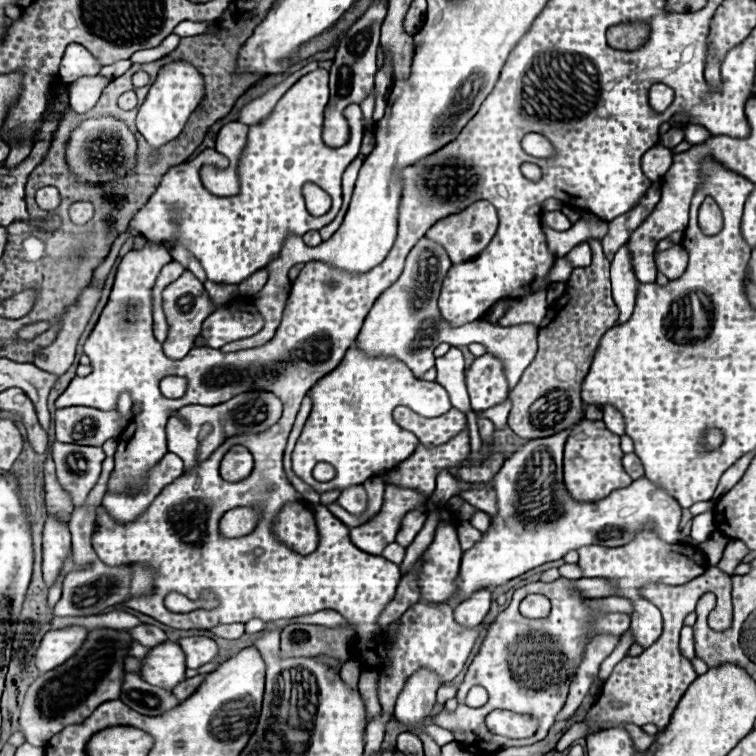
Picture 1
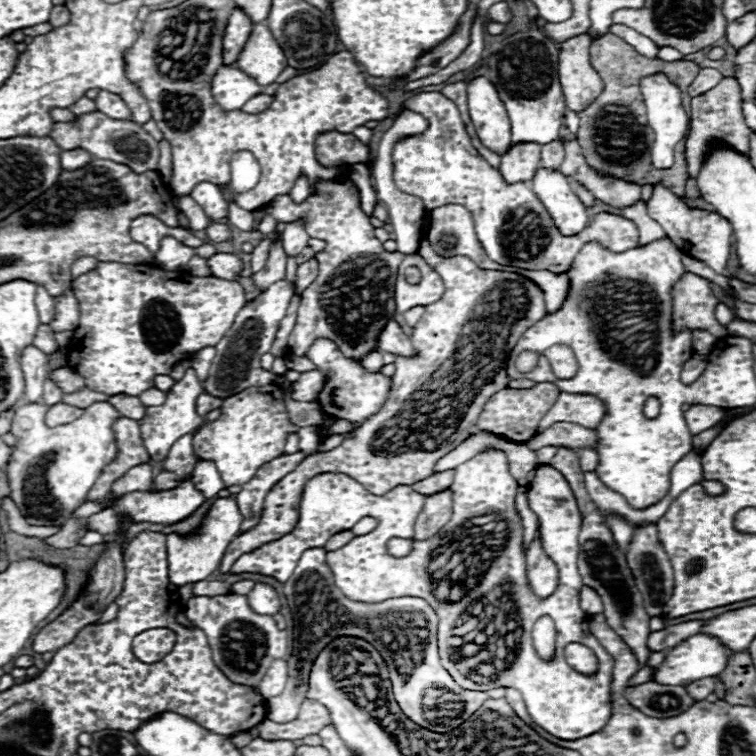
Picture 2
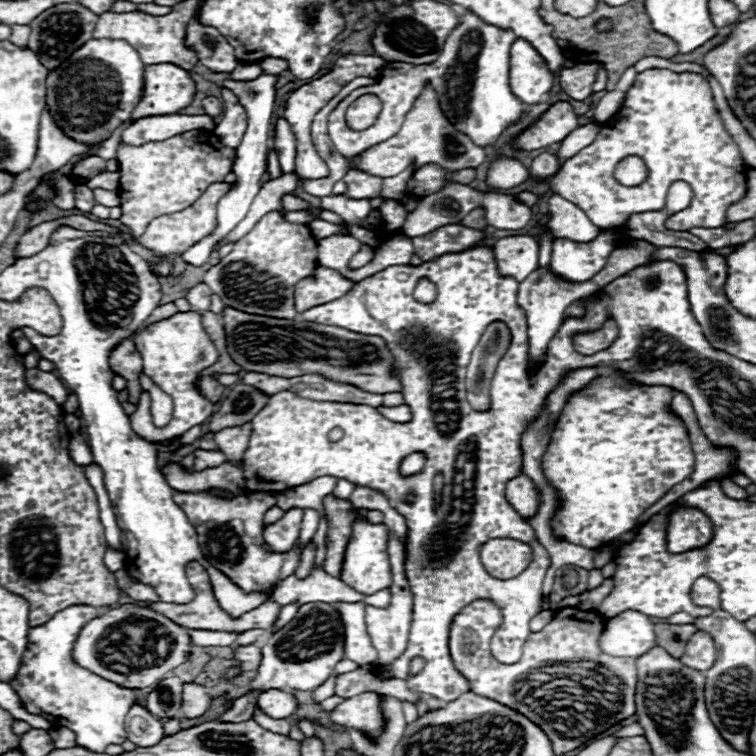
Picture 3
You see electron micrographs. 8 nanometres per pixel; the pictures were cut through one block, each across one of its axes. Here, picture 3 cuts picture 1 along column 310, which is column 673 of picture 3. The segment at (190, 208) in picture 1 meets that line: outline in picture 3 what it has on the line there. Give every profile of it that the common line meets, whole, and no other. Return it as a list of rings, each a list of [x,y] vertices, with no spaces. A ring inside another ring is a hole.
[[[656,68],[656,70],[646,70],[636,76],[634,84],[630,86],[630,90],[620,106],[620,112],[614,114],[612,120],[608,120],[600,128],[600,134],[596,136],[594,144],[586,146],[582,152],[578,152],[565,162],[560,171],[550,179],[549,186],[554,194],[562,196],[582,208],[586,212],[586,216],[598,228],[610,230],[610,228],[622,228],[626,222],[626,216],[630,216],[634,212],[662,210],[664,202],[666,202],[668,188],[676,180],[688,182],[692,186],[694,196],[692,196],[692,204],[686,210],[682,210],[666,220],[666,228],[676,230],[676,232],[684,232],[690,228],[720,228],[726,222],[724,218],[726,218],[726,210],[730,208],[730,204],[734,204],[736,200],[740,200],[746,194],[746,164],[740,158],[740,150],[738,150],[736,142],[724,128],[724,122],[716,110],[708,80],[704,80],[696,72],[676,74],[670,70]],[[630,154],[640,156],[648,168],[646,180],[640,186],[632,186],[632,188],[622,186],[614,180],[616,164]]]

